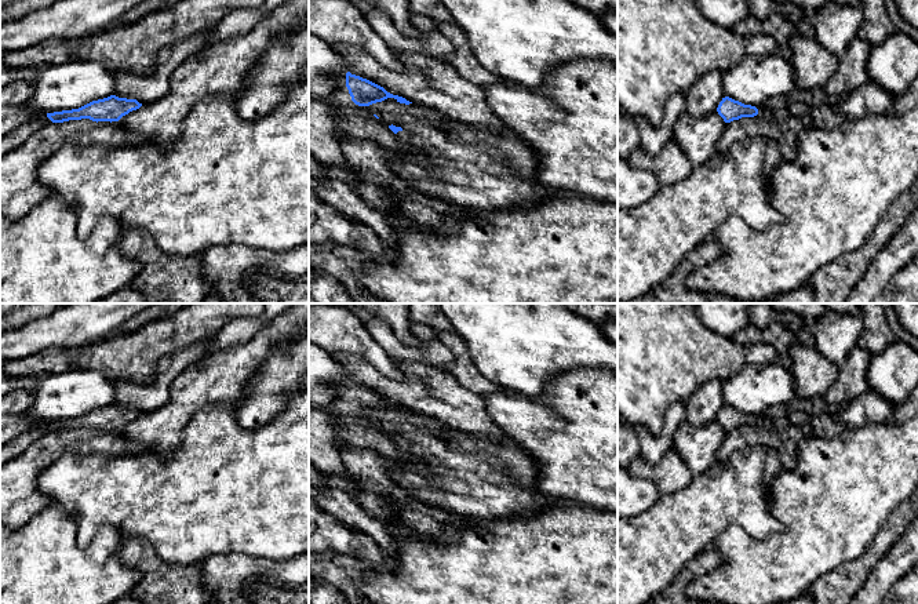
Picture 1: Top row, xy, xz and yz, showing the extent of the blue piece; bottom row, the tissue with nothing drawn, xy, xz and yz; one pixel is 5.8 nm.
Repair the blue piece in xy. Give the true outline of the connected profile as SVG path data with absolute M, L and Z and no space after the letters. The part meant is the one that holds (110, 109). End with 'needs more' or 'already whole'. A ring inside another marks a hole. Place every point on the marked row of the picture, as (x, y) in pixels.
M110 95L103 99L92 101L79 109L62 110L41 114L17 125L8 134L0 138L0 157L19 148L33 134L51 123L63 123L69 120L90 119L92 121L119 121L123 116L142 106L136 99L119 98Z; needs more

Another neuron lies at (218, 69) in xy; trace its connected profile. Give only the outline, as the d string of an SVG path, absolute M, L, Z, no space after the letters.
M287 0L270 10L251 32L210 44L185 61L172 72L170 91L163 98L130 112L119 123L128 131L142 134L143 143L149 146L171 145L181 135L182 123L196 103L214 95L237 95L243 88L244 77L251 72L258 58L274 41L294 34L305 25L309 25L309 0Z

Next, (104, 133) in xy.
M119 121L51 123L0 157L0 214L11 221L23 219L51 196L40 182L39 168L65 145L136 146L143 142L142 134L125 130Z

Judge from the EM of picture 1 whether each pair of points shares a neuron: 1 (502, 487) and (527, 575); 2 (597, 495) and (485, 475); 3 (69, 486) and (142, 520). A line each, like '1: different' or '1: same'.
1: different
2: different
3: same

